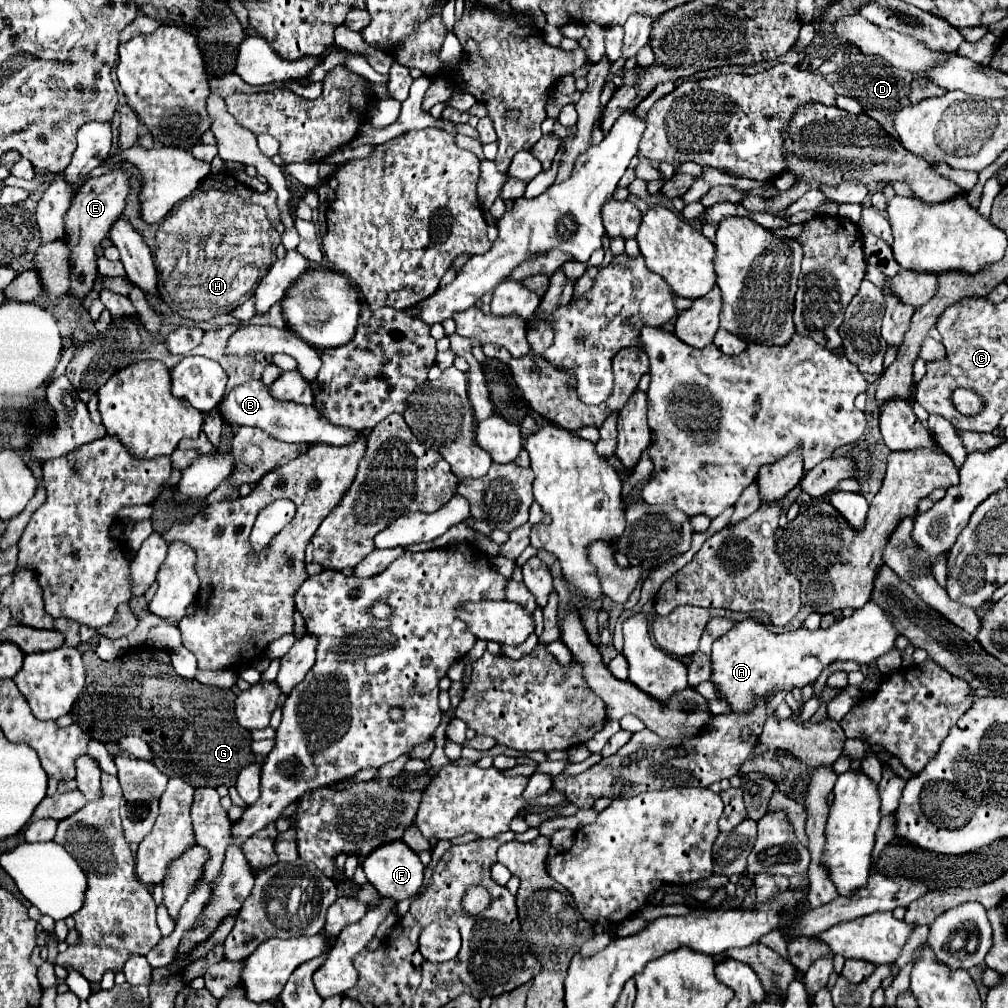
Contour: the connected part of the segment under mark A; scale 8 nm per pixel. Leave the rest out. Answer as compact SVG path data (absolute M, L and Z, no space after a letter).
M868 600L864 608L854 610L852 616L834 622L830 628L772 634L766 624L756 620L744 620L734 624L724 636L712 644L712 676L710 682L718 690L718 698L724 700L730 712L748 714L758 702L770 702L778 692L790 692L812 684L818 674L836 660L852 660L858 664L872 664L878 656L890 652L900 636L892 624L888 612L874 600Z

